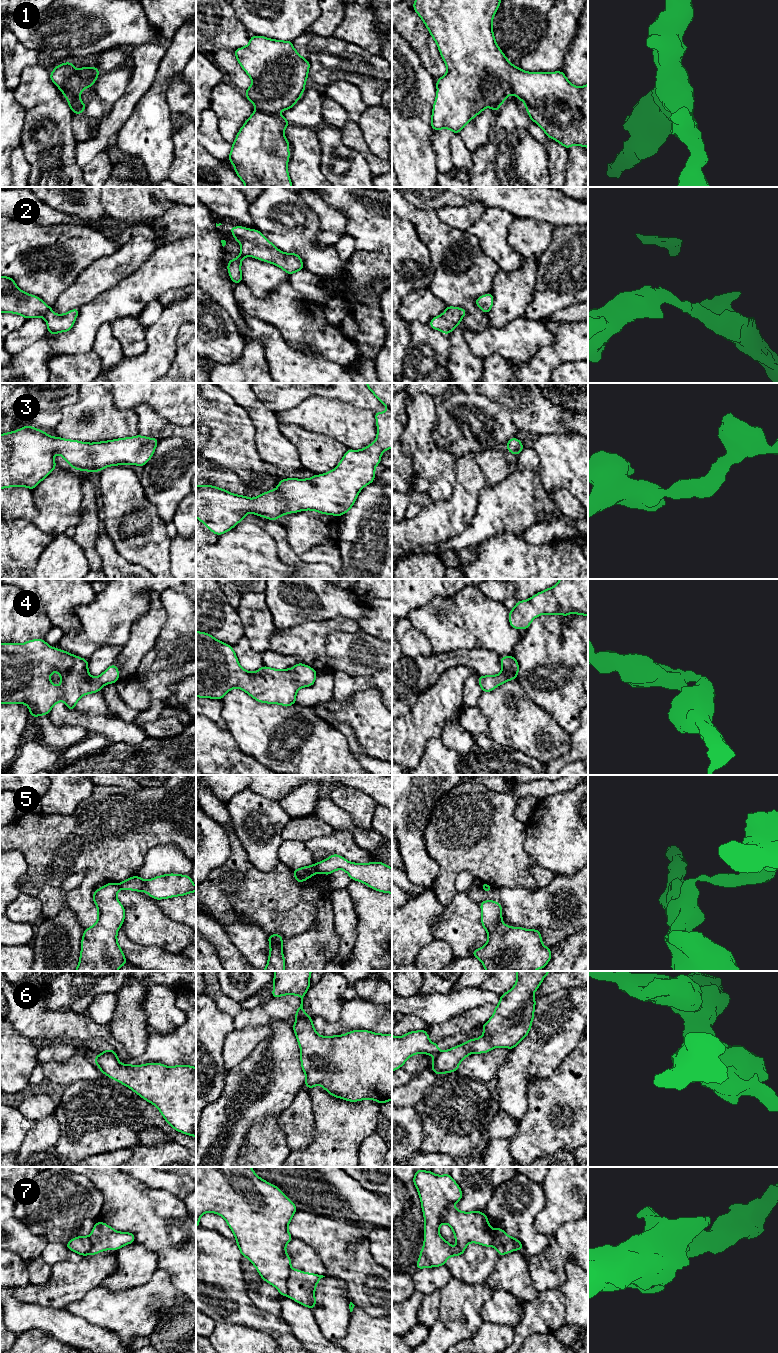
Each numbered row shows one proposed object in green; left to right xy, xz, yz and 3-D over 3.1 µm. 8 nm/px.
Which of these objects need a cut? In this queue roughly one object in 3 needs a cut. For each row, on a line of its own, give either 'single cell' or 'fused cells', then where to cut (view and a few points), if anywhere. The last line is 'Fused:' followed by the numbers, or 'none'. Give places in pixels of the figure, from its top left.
1: single cell | no cut
2: single cell | no cut
3: single cell | no cut
4: single cell | no cut
5: fused cells | xz (313, 865), (317, 871)
6: fused cells | xz (309, 1016), (299, 1016), (297, 1018)
7: fused cells | xz (291, 1269), (287, 1278), (286, 1294)
Fused: 5, 6, 7

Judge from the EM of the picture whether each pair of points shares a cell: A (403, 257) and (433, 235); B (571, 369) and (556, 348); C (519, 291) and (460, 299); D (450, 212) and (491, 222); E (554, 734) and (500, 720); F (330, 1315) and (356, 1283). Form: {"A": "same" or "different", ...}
{"A": "different", "B": "different", "C": "different", "D": "different", "E": "same", "F": "different"}

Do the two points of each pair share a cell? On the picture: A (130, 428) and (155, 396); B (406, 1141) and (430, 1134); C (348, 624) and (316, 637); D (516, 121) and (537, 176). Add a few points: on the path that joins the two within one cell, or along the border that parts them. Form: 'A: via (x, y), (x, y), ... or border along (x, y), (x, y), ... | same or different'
A: border along (113, 397), (113, 403), (117, 408), (133, 410) | different
B: border along (417, 1113), (421, 1119), (422, 1131), (420, 1150) | different
C: via (340, 624), (332, 624), (324, 629) | same
D: via (519, 135), (522, 138), (523, 162) | same

